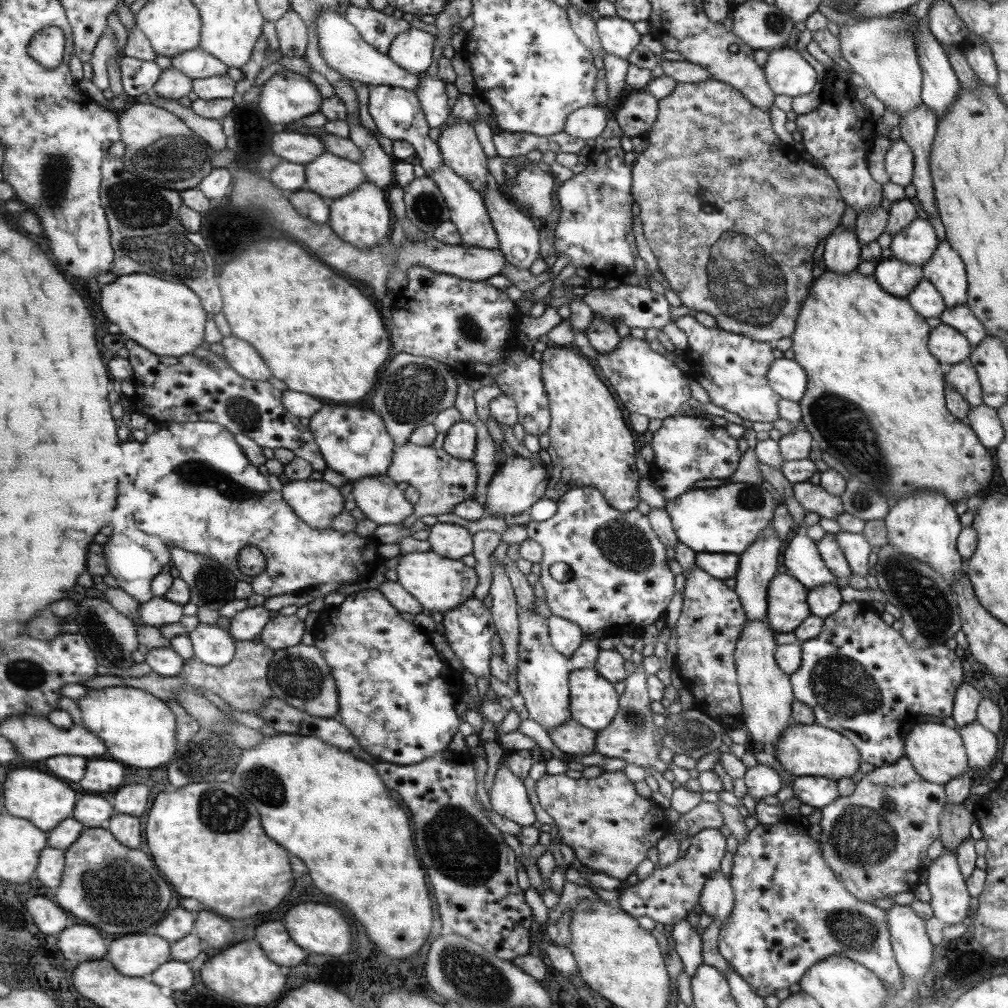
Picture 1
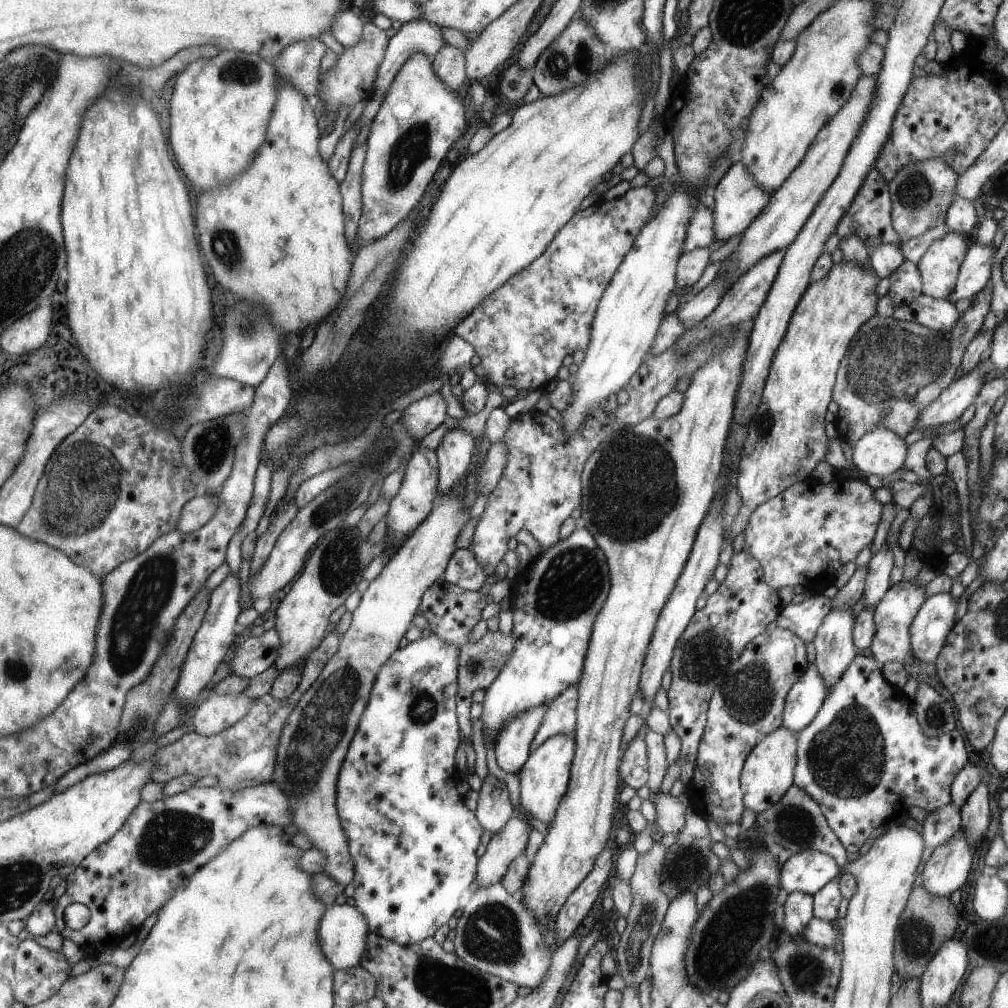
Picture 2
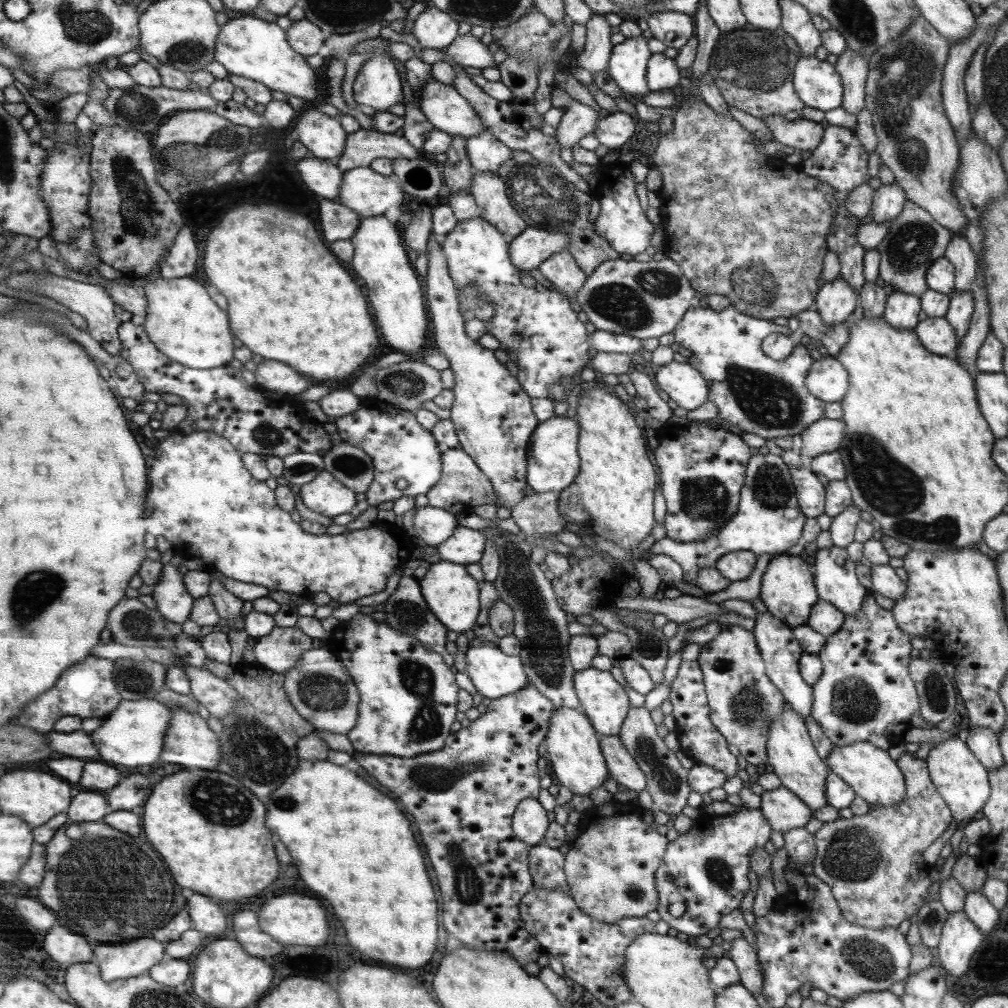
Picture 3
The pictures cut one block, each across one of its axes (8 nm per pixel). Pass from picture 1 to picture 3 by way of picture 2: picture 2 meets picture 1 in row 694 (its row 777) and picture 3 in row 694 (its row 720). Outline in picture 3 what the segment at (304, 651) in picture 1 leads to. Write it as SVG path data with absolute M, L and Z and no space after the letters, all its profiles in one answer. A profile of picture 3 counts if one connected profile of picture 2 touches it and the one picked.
M327 646L312 648L284 674L284 690L297 713L316 730L347 735L359 715L360 694L343 662Z

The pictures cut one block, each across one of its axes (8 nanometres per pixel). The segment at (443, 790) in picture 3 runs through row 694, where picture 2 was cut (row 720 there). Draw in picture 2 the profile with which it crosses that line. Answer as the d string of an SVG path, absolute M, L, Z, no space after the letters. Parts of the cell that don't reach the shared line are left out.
M541 704L531 708L525 714L517 714L494 740L496 763L503 772L511 774L519 772L528 760L531 751L531 742L544 721L545 710L548 704Z

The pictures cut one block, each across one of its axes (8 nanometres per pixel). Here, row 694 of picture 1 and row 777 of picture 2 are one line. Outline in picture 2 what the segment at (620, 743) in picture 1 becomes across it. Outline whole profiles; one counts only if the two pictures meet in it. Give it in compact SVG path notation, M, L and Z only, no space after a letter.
M633 738L621 757L620 775L625 785L633 790L646 784L648 779L648 762L644 738Z

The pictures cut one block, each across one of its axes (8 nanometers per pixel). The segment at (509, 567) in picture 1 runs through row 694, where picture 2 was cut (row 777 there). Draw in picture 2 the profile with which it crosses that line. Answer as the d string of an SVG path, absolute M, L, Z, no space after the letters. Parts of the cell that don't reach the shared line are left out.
M551 736L531 749L528 760L519 770L520 797L519 802L525 809L525 815L531 814L533 818L543 822L547 827L553 822L556 810L566 793L568 780L571 776L572 758L575 753L576 740L571 736Z

